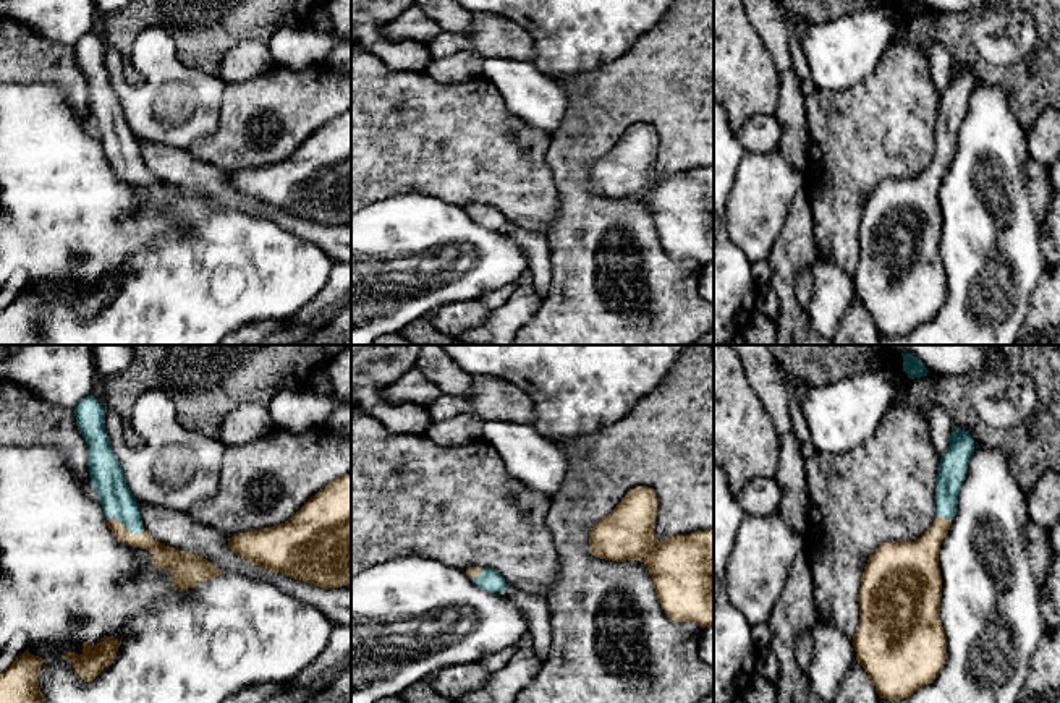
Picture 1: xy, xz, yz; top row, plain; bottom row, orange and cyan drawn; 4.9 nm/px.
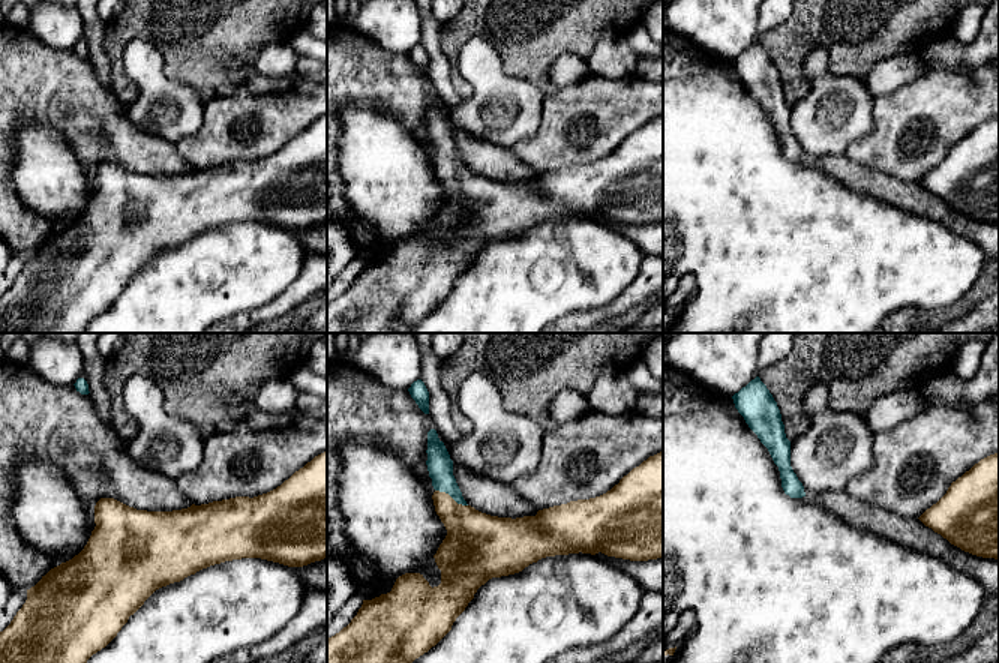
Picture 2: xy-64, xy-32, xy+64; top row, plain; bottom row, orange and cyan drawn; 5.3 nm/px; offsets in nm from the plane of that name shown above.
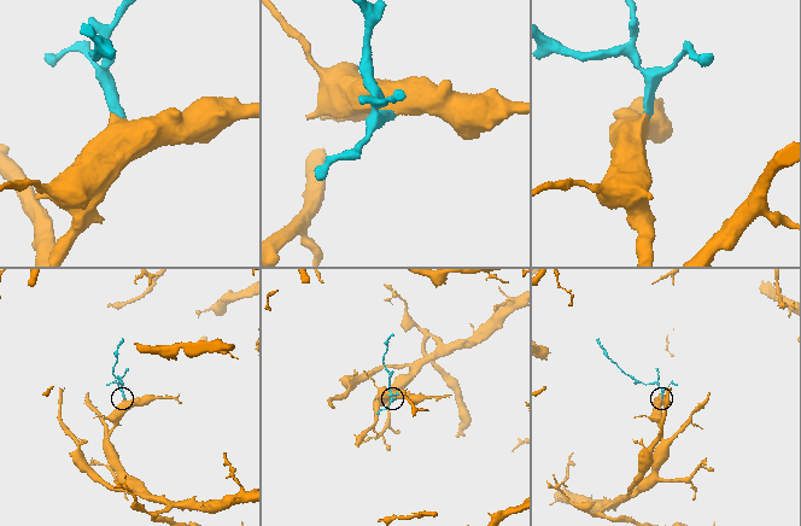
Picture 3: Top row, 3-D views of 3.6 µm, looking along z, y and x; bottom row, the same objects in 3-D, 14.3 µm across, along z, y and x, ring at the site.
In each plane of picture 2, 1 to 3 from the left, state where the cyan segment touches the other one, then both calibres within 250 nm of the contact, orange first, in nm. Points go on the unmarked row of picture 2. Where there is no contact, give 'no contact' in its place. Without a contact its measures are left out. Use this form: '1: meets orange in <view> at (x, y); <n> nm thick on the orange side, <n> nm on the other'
1: no contact
2: meets orange in xy-32 at (450, 161); 280 nm thick on the orange side, 140 nm on the other
3: no contact

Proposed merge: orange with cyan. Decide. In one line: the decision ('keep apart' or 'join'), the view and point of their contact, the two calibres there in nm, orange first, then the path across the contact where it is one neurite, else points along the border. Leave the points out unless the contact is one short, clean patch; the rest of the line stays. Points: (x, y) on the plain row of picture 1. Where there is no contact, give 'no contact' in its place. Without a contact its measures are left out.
join | xy (125, 166) | 120/160 nm | across xy (162, 193), (149, 180), (125, 166), (122, 146), (109, 119)

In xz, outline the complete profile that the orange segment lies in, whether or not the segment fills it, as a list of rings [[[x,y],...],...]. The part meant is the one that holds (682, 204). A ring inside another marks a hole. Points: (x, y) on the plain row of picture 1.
[[[636,123],[589,173],[592,193],[639,198],[651,214],[664,249],[701,266],[714,261],[714,165],[655,177],[657,131]]]

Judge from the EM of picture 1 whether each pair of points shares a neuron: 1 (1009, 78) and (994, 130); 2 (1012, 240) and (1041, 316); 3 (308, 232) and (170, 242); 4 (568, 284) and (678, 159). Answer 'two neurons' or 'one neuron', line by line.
1: two neurons
2: two neurons
3: two neurons
4: one neuron

